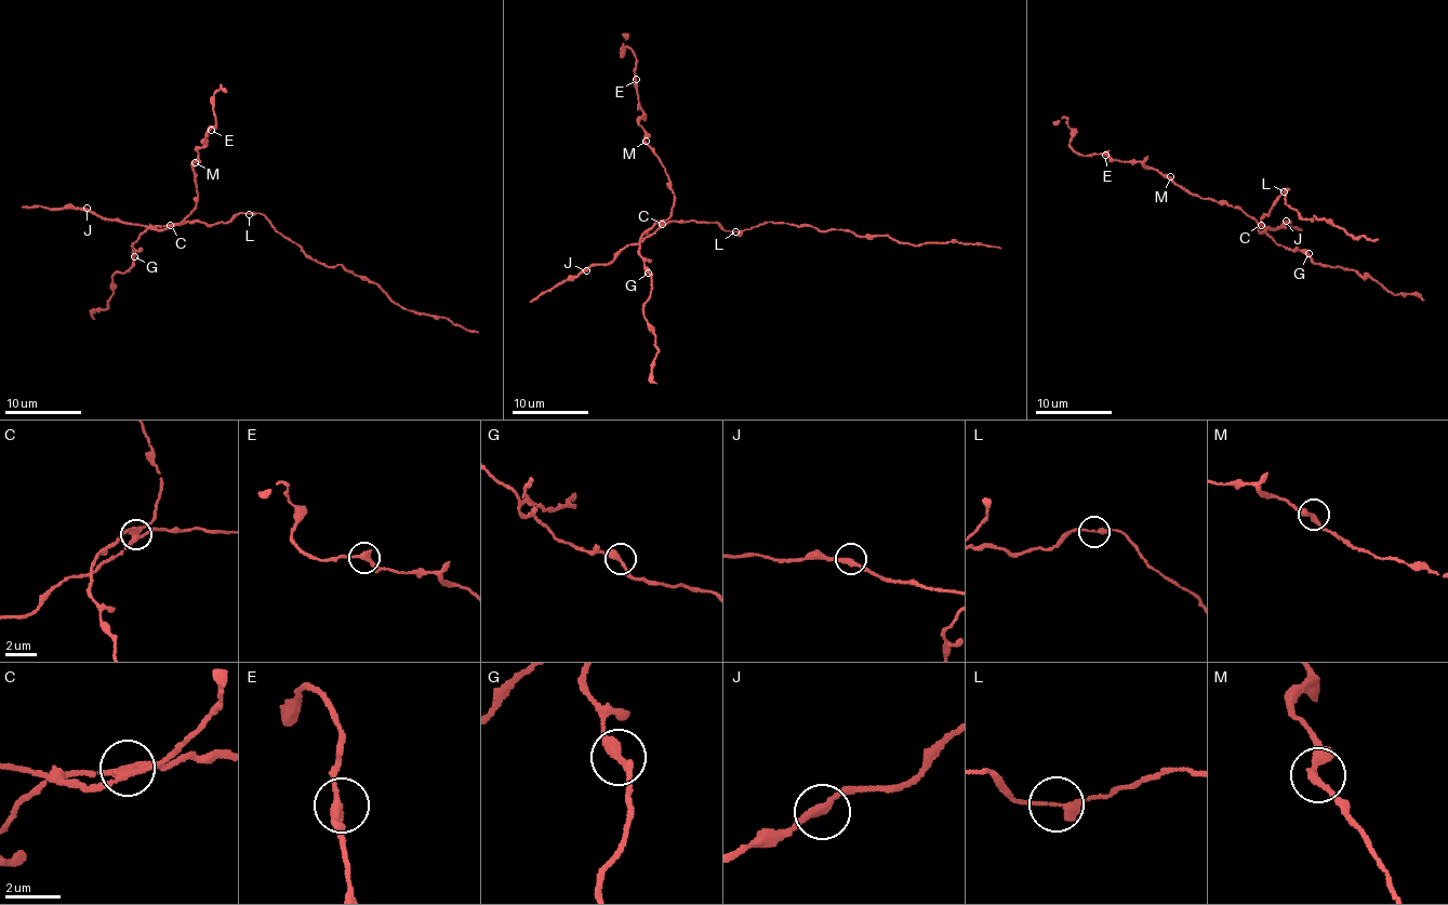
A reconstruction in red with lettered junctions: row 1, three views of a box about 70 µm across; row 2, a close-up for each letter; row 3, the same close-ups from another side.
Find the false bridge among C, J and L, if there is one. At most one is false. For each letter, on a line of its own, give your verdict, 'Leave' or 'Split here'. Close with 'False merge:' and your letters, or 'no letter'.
C: Leave
J: Leave
L: Leave
False merge: no letter

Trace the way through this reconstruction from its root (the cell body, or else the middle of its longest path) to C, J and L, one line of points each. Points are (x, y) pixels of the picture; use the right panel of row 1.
C: (1272, 208), (1260, 218), (1261, 225)
J: (1272, 208), (1259, 222), (1275, 231), (1283, 228), (1286, 221)
L: (1272, 208), (1284, 190)

